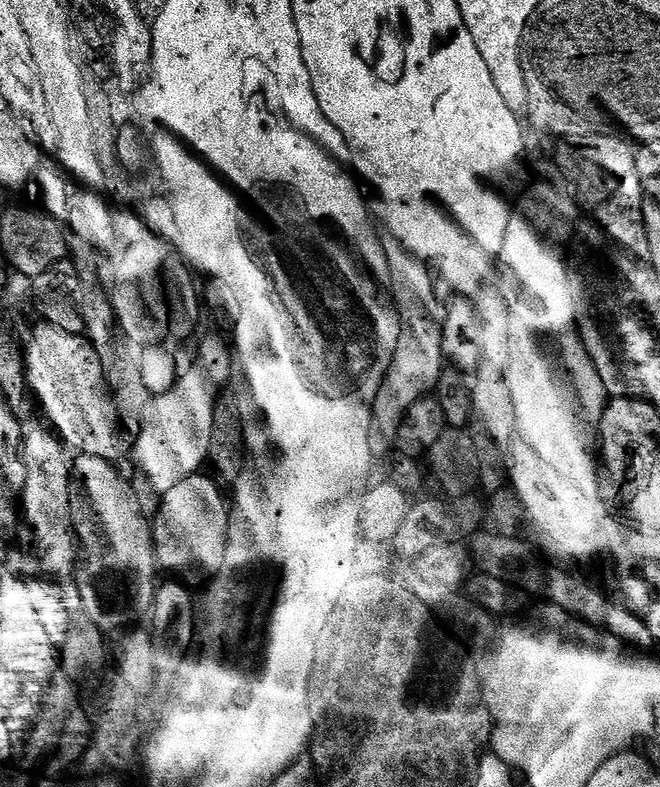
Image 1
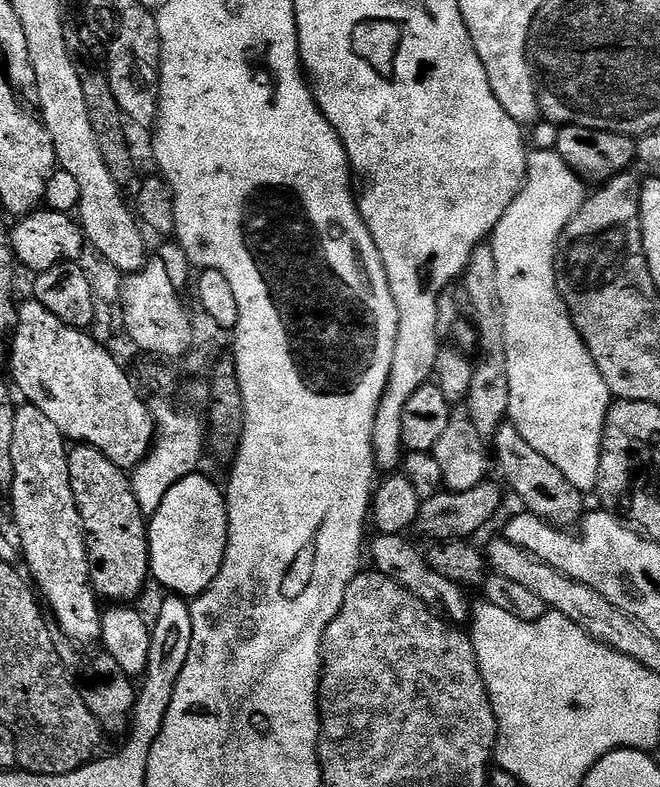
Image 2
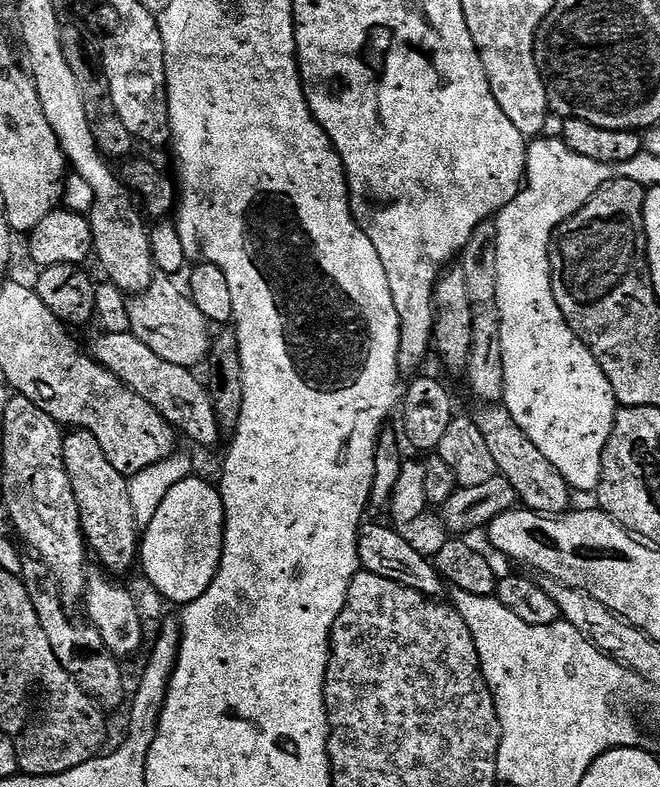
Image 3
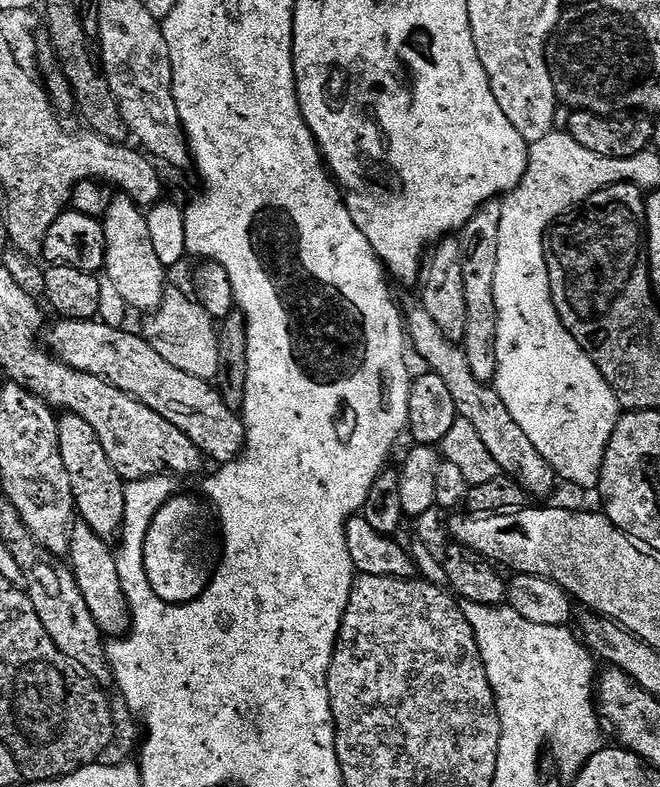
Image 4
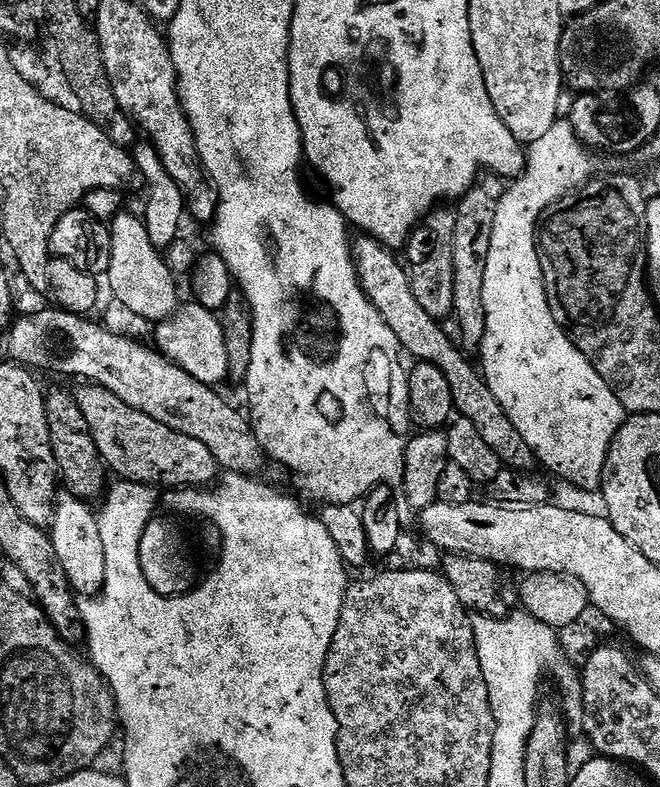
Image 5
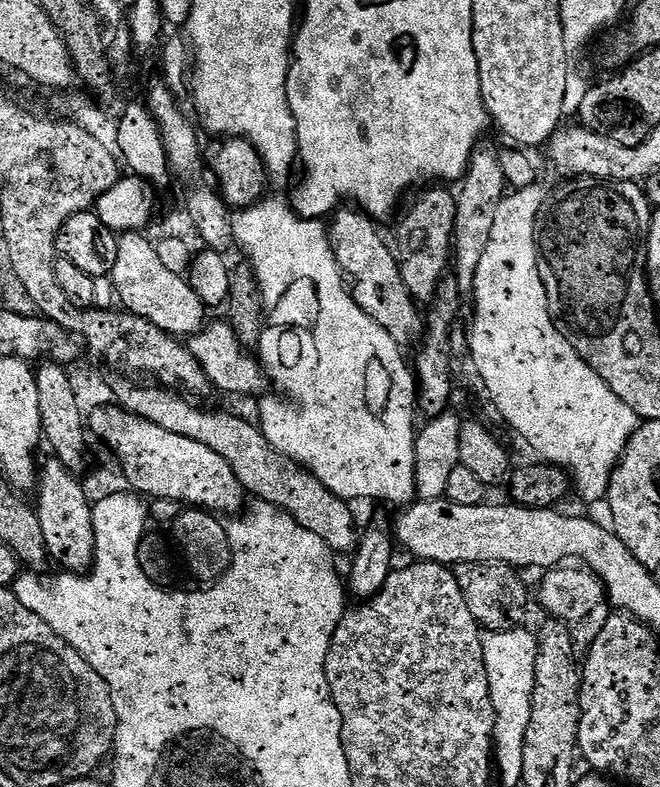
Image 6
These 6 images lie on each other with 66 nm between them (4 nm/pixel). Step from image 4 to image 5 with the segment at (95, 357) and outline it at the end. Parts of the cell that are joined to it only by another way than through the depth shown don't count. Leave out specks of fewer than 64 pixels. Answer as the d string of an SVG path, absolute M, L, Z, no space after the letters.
M50 306L50 308L44 308L41 312L36 312L33 316L24 316L20 321L13 323L11 327L7 329L6 335L8 337L4 340L4 352L9 361L15 362L29 370L37 370L41 368L44 372L61 372L64 376L77 376L78 379L84 380L80 382L91 382L95 387L105 388L110 390L110 394L118 394L118 398L122 398L122 402L126 402L126 406L134 406L134 410L142 410L142 414L150 414L150 418L154 418L154 422L162 422L162 426L170 426L170 430L175 432L181 432L186 434L186 438L194 438L197 442L202 442L202 446L206 446L206 450L210 450L210 454L214 454L217 465L224 472L242 472L245 474L259 473L259 468L266 464L266 457L264 449L261 448L260 443L256 438L256 433L252 431L252 425L246 419L245 413L235 408L232 404L227 404L222 397L219 396L217 389L210 384L203 384L198 382L194 378L190 378L190 374L186 374L186 370L182 370L178 365L167 360L155 347L149 346L147 348L144 344L139 344L136 340L131 340L128 336L119 336L116 332L111 332L108 328L103 328L100 324L95 324L92 318L85 318L83 315L76 315L74 313L61 311L56 306Z

